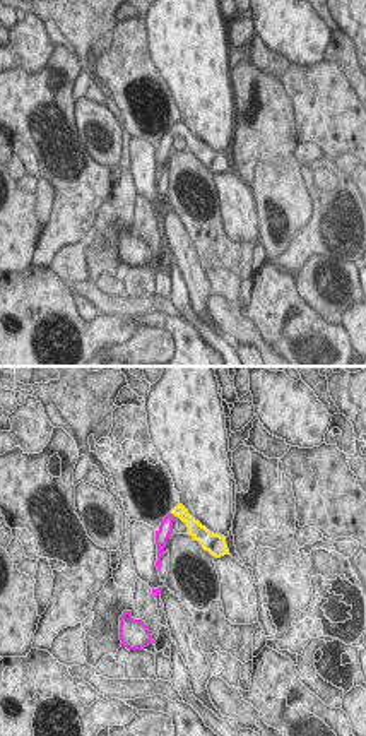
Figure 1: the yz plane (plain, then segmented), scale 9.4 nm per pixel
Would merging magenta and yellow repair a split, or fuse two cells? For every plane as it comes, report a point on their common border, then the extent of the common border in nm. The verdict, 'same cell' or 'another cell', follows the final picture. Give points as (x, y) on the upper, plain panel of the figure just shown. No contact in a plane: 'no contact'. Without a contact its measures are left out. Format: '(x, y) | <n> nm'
(173, 132) | 70 nm

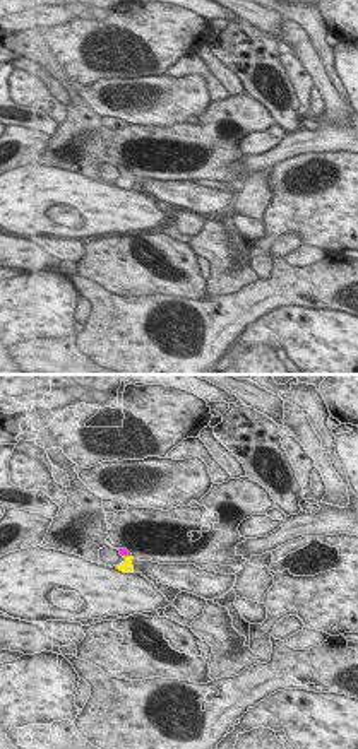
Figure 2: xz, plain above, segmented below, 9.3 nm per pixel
(127, 171) | 80 nm

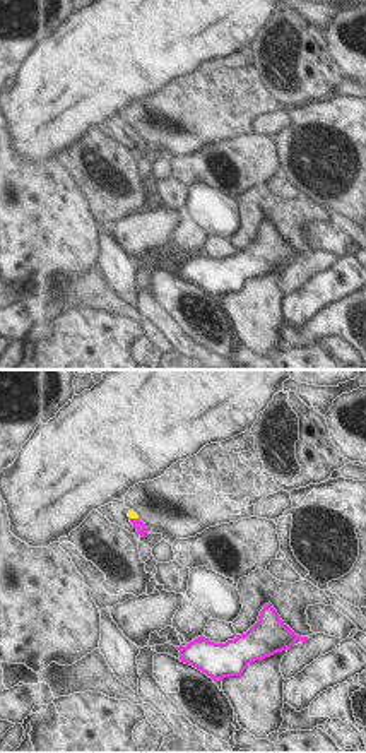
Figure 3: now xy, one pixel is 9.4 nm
(134, 136) | 80 nm

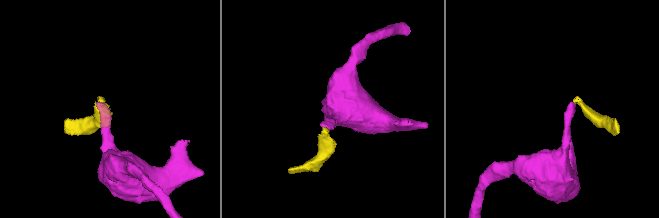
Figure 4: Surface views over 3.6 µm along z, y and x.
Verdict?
same cell

